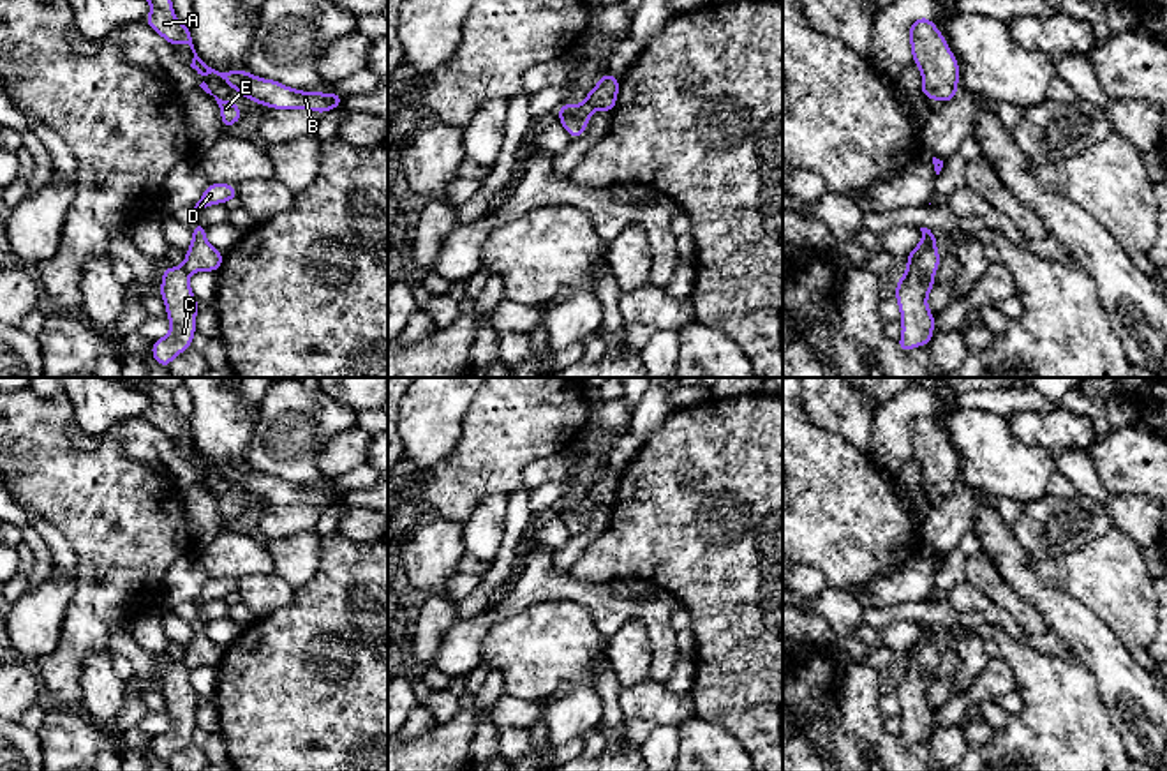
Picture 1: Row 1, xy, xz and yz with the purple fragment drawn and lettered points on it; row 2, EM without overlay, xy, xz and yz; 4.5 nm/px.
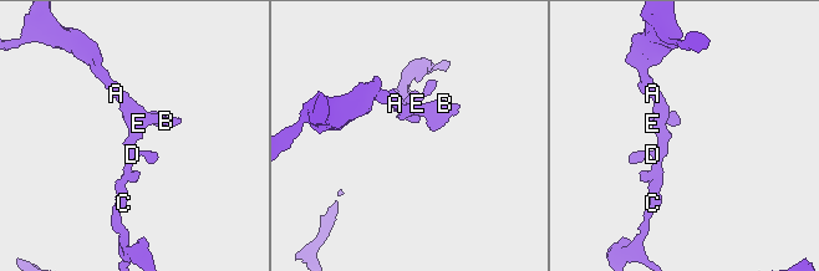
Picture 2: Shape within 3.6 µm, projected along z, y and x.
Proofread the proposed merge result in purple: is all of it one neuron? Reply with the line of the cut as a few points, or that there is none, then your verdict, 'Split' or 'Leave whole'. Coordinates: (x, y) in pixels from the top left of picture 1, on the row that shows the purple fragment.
No split. Leave whole

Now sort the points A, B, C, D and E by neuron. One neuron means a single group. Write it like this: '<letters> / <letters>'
A B C D E

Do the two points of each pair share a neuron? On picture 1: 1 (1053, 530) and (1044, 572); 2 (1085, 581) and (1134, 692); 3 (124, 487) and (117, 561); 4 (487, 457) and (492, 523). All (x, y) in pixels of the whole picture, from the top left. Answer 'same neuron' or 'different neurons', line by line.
1: different neurons
2: different neurons
3: same neuron
4: different neurons

